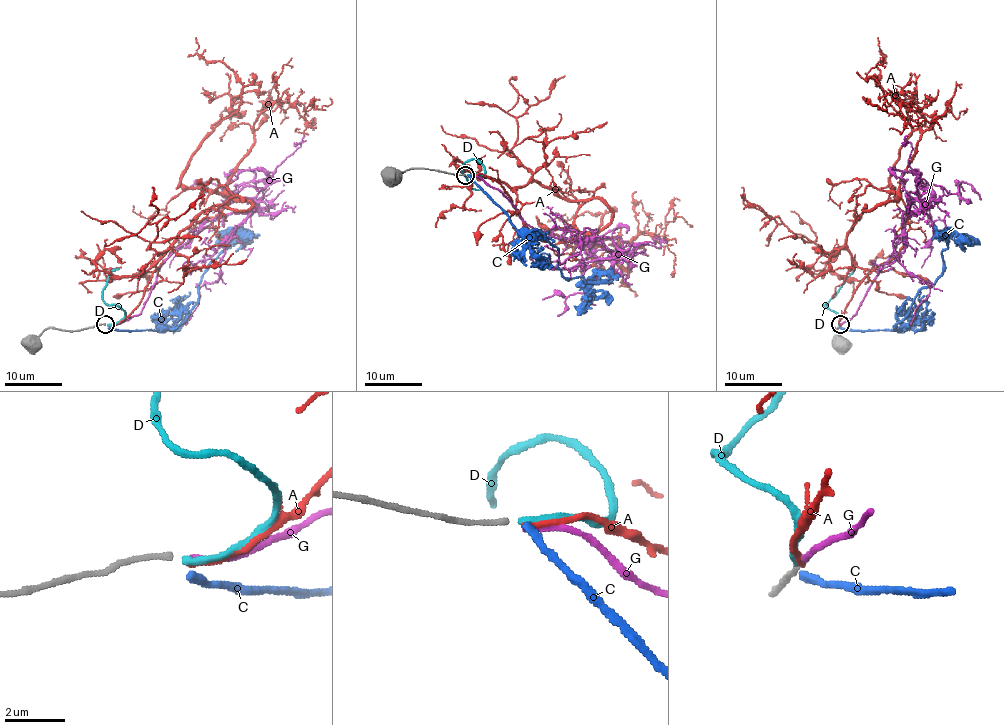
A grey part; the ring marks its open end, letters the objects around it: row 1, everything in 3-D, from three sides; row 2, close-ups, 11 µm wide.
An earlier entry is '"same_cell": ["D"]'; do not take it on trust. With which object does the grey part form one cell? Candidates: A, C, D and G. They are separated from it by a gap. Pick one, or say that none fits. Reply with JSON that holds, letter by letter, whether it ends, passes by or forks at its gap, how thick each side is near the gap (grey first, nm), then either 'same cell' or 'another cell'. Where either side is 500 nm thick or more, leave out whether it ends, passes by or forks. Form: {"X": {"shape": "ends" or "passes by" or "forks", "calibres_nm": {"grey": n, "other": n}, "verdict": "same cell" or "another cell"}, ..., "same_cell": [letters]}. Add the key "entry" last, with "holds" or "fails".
{"A": {"shape": "ends", "calibres_nm": {"grey": 180, "other": 200}, "verdict": "another cell"}, "C": {"shape": "ends", "calibres_nm": {"grey": 180, "other": 260}, "verdict": "another cell"}, "D": {"shape": "ends", "calibres_nm": {"grey": 180, "other": 220}, "verdict": "another cell"}, "G": {"shape": "ends", "calibres_nm": {"grey": 180, "other": 190}, "verdict": "same cell"}, "same_cell": ["G"], "entry": "fails"}

